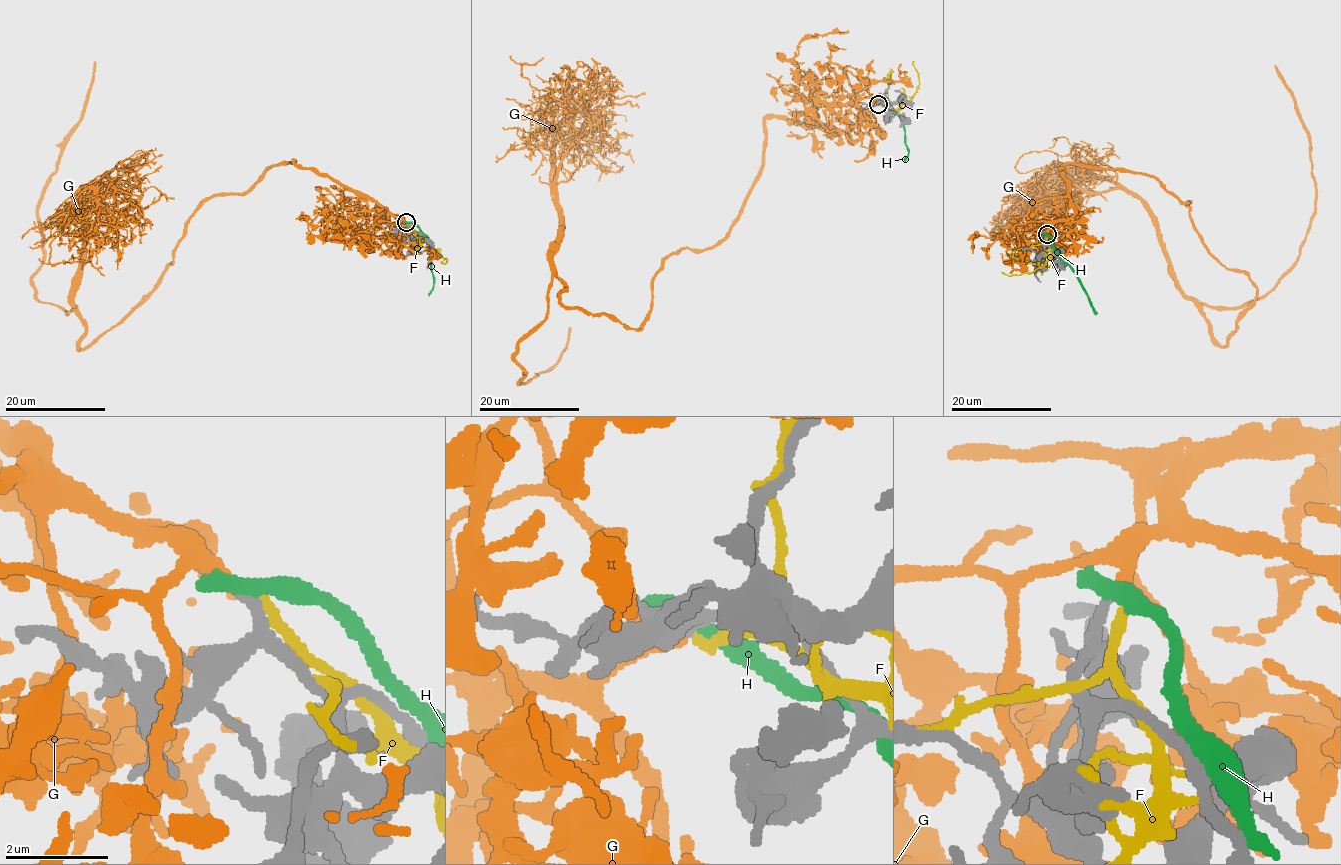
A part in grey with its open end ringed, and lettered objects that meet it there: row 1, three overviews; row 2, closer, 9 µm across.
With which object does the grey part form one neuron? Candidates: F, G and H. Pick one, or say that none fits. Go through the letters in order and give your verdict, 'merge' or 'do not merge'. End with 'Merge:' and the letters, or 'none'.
F: do not merge
G: merge
H: do not merge
Merge: G

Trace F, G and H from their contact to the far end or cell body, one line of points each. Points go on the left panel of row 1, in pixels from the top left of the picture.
F: (408, 222), (432, 251), (447, 260), (442, 261)
G: (406, 223), (270, 167), (208, 198), (80, 349), (84, 323), (32, 276), (95, 62)
H: (408, 223), (413, 223), (425, 236), (431, 250), (433, 289), (429, 296)

